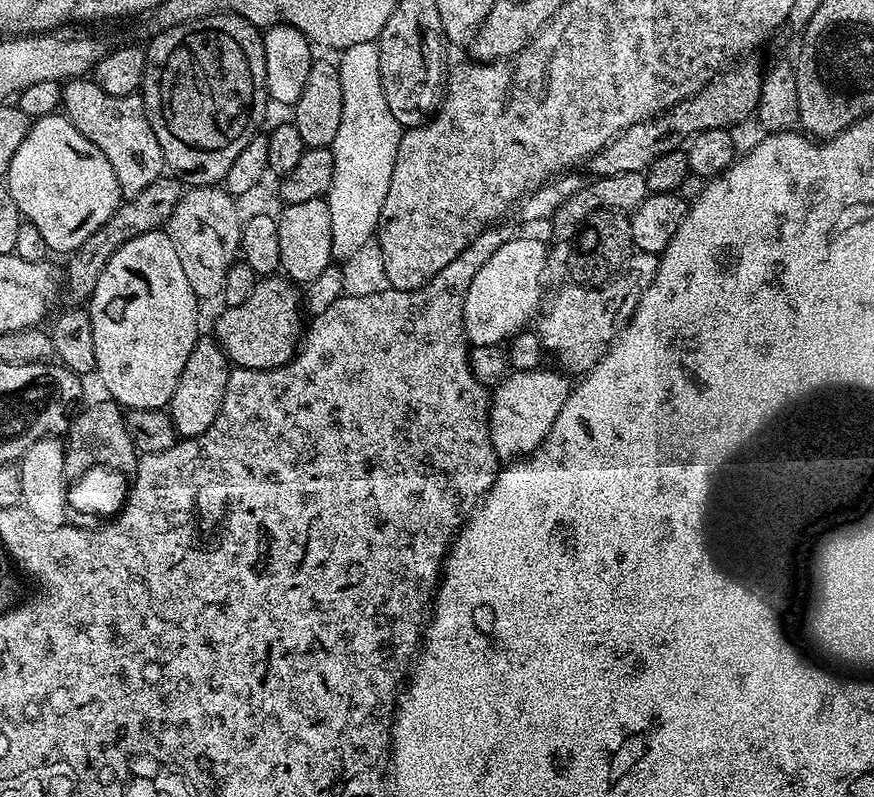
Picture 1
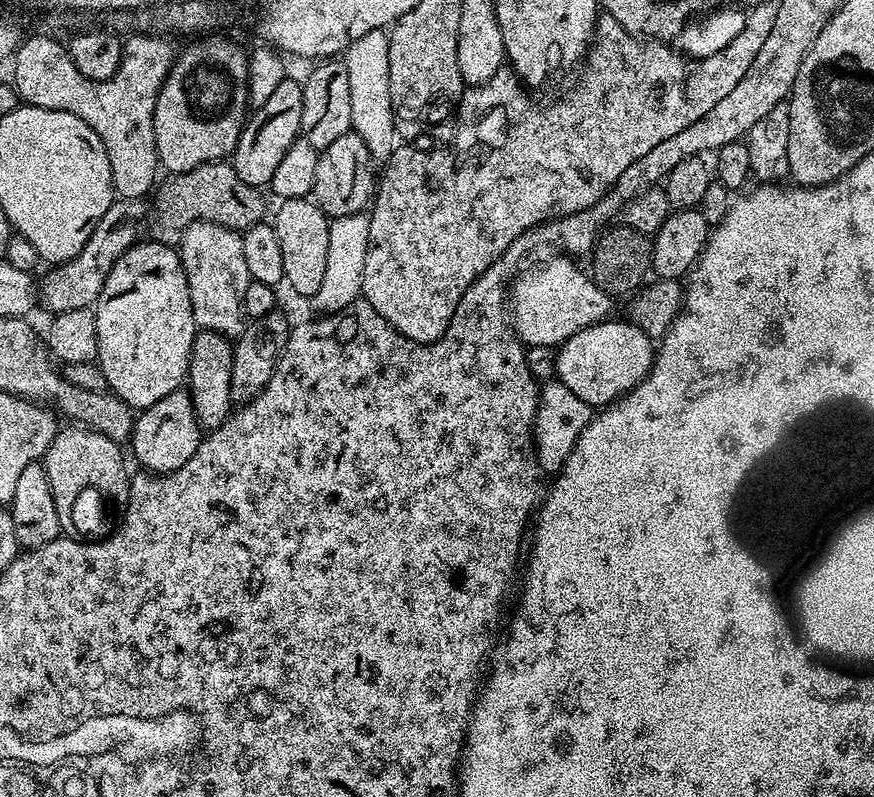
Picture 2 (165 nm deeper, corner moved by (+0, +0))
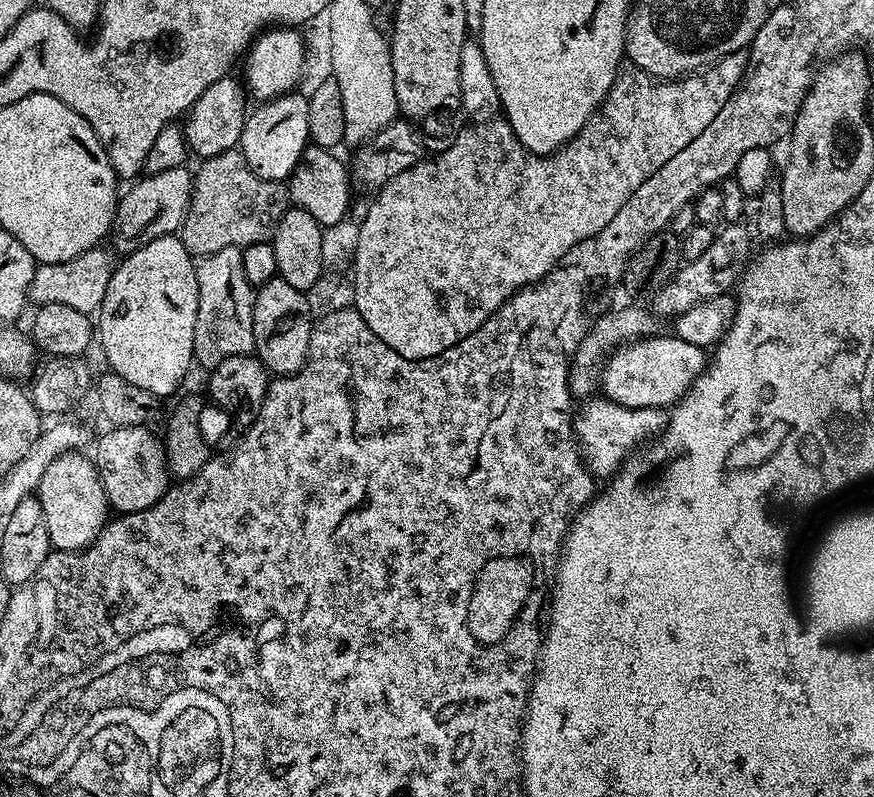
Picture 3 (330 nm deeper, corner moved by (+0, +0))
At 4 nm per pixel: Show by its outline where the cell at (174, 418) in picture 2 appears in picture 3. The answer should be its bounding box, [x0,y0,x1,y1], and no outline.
[94,427,170,514]

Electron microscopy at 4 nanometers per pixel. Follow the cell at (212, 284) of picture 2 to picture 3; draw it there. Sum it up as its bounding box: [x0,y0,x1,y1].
[194,248,255,369]

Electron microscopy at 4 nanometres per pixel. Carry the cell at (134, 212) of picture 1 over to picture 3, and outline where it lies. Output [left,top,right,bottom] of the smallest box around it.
[178,150,290,258]

